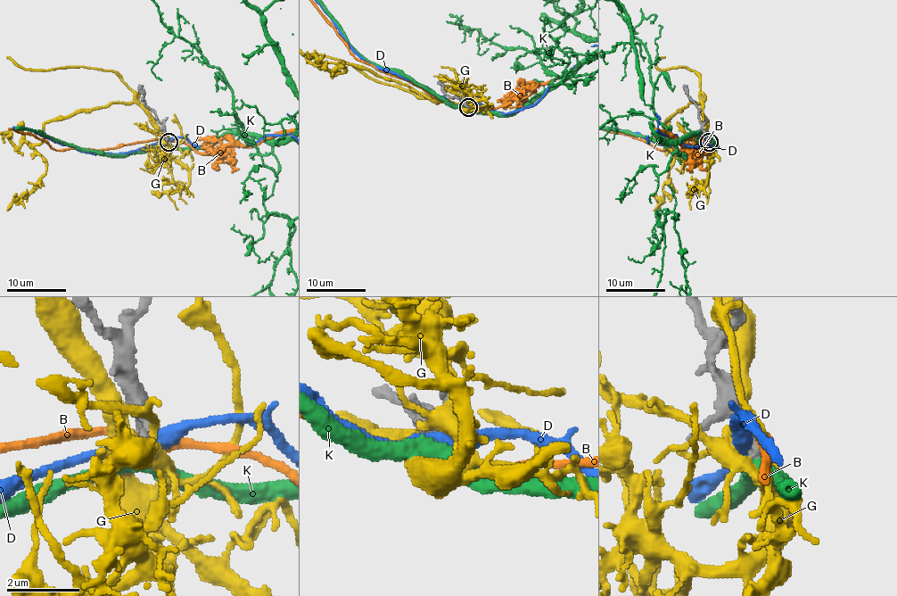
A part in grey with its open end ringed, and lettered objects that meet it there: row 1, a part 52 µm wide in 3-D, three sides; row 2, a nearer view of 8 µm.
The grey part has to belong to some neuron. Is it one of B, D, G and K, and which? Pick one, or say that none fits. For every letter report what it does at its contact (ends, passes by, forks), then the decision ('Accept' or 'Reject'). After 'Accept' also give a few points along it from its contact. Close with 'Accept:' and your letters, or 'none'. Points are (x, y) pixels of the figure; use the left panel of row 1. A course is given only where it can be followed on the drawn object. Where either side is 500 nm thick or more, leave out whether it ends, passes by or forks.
B: It passes by. Reject
D: It passes by. Reject
G: It forks there. Reject
K: It passes by. Reject
Accept: none

